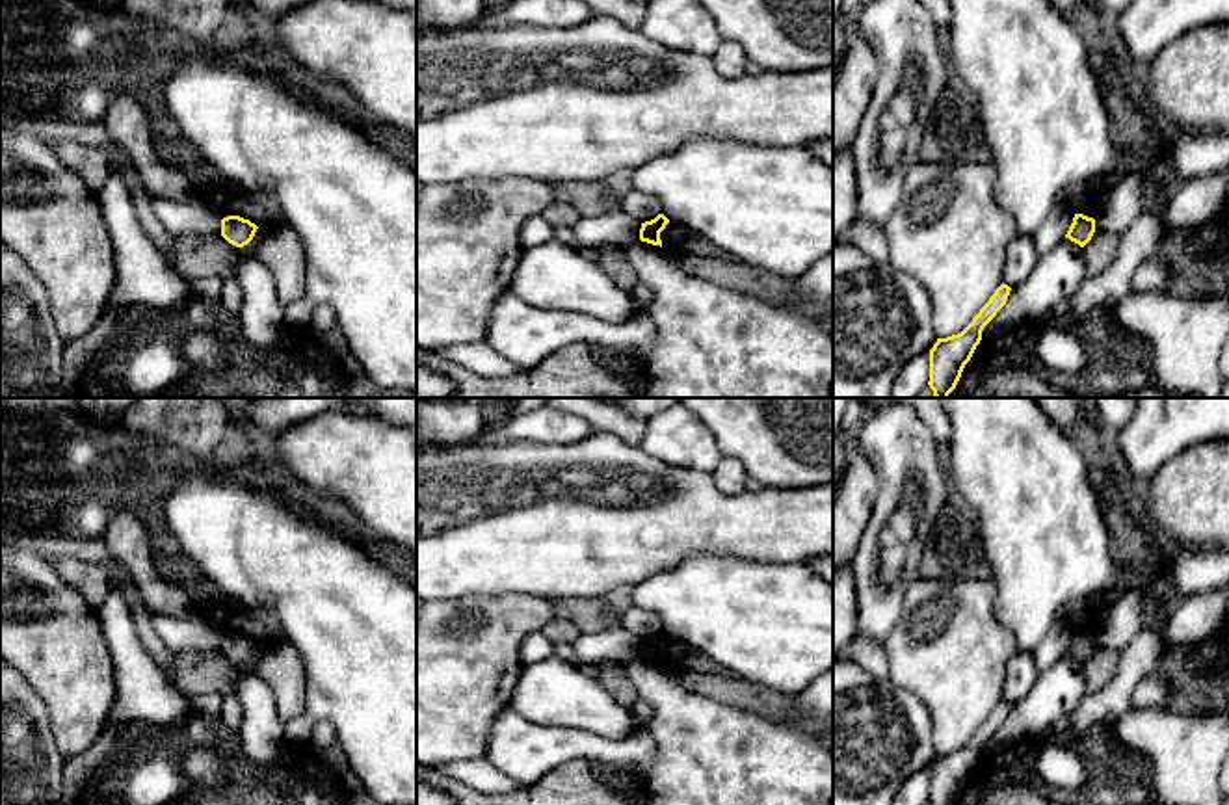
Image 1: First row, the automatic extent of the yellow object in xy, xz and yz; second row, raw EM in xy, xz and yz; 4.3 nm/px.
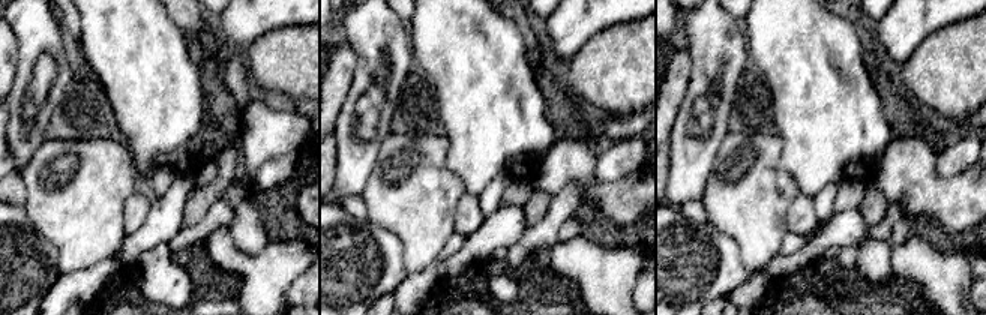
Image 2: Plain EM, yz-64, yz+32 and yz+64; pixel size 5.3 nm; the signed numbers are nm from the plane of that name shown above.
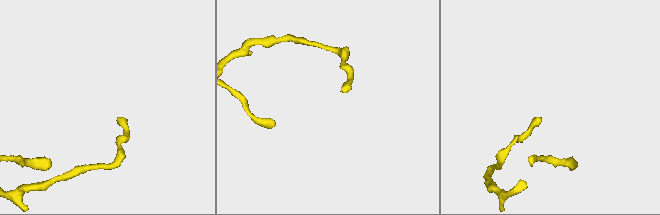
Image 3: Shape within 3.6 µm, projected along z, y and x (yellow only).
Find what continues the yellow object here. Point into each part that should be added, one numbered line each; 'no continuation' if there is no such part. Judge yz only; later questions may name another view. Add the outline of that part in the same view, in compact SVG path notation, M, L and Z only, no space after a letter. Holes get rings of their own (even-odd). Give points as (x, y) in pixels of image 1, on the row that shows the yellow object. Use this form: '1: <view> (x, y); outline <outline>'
no continuation

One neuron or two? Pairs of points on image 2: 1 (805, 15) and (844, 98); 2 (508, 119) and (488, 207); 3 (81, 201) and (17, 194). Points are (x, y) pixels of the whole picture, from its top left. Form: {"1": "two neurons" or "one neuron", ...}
{"1": "one neuron", "2": "two neurons", "3": "two neurons"}

